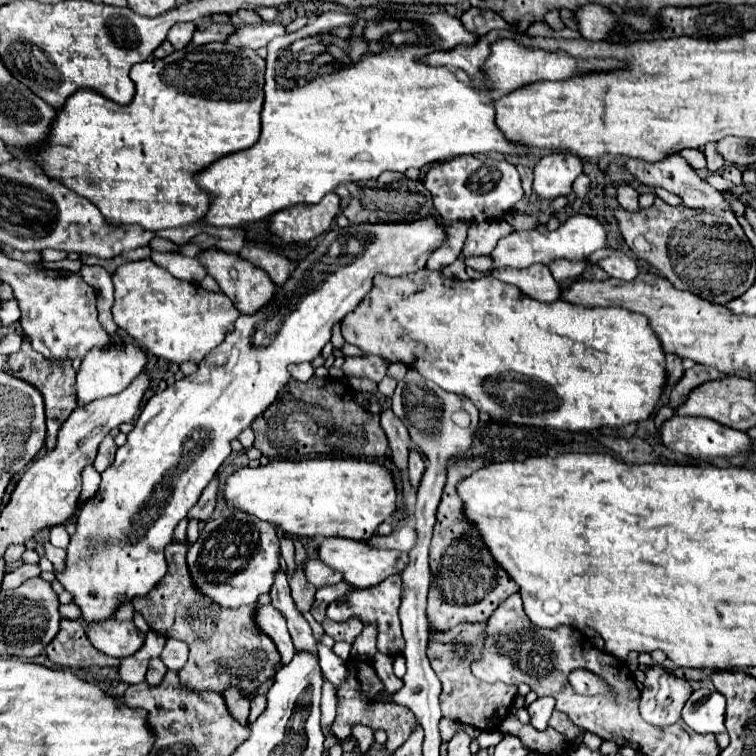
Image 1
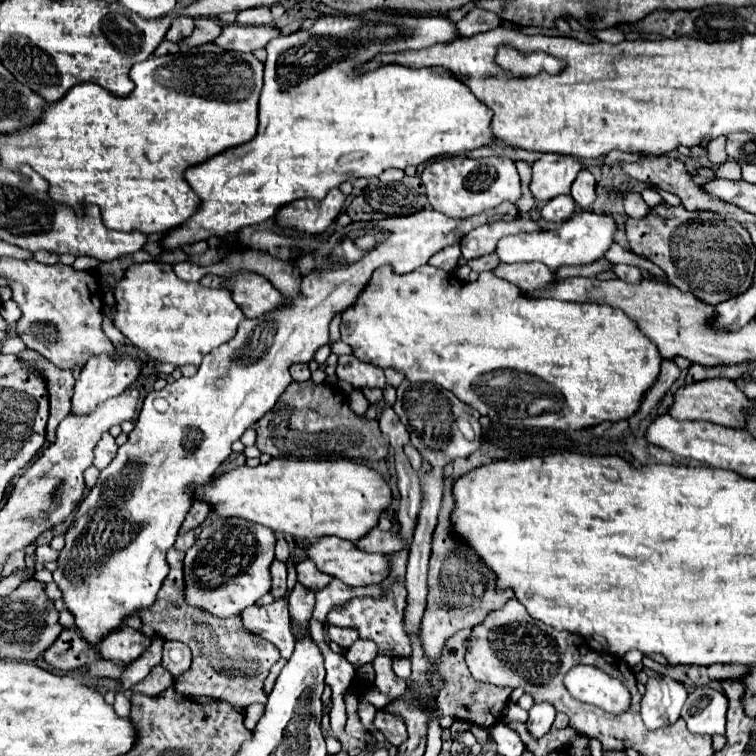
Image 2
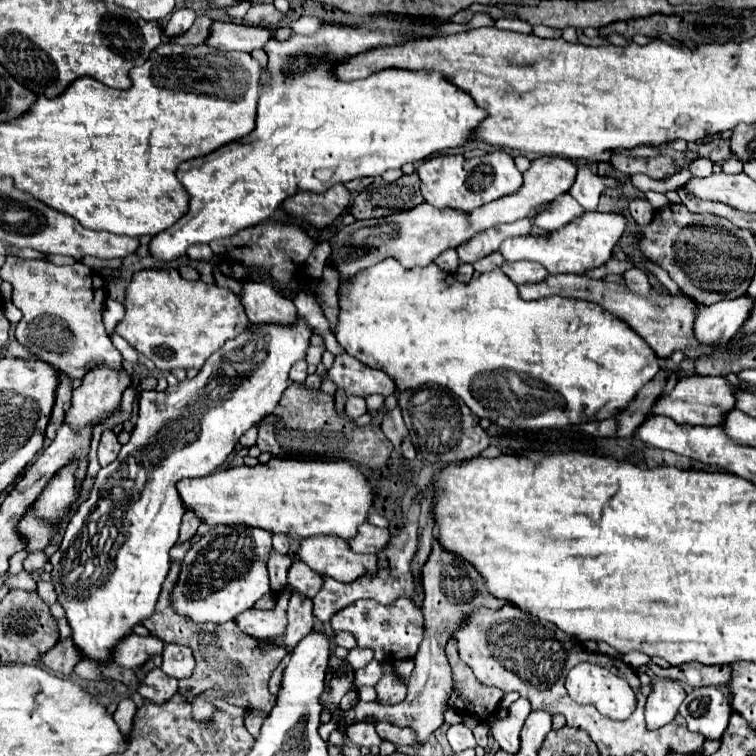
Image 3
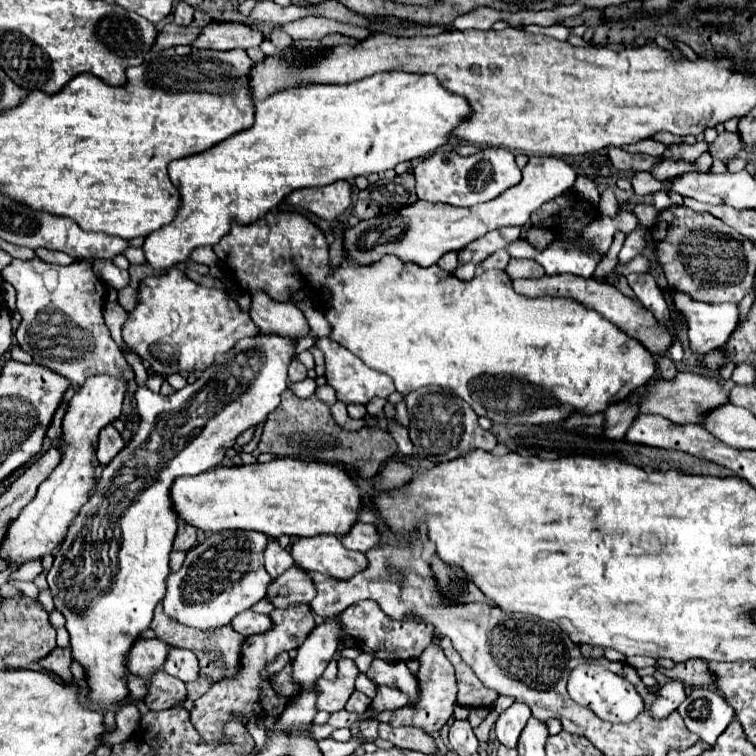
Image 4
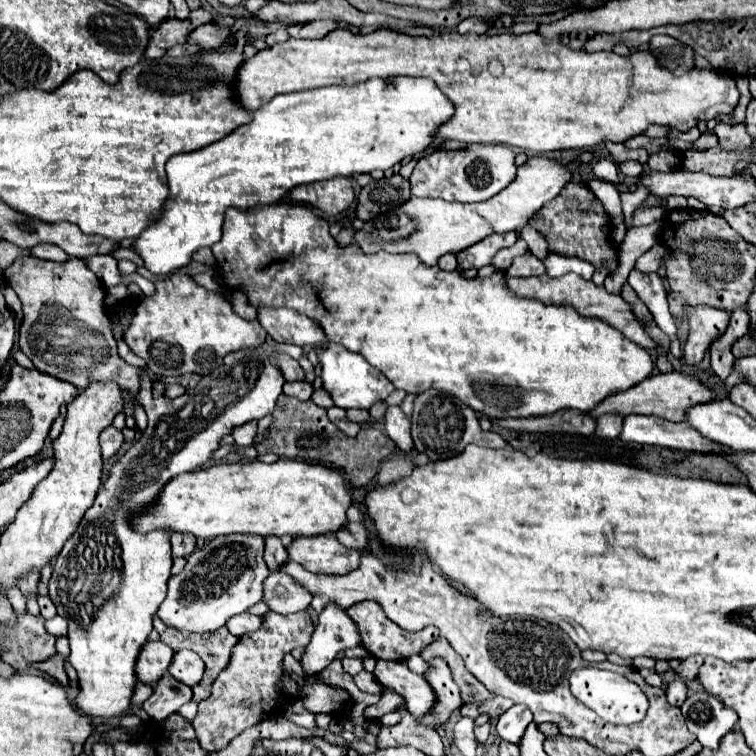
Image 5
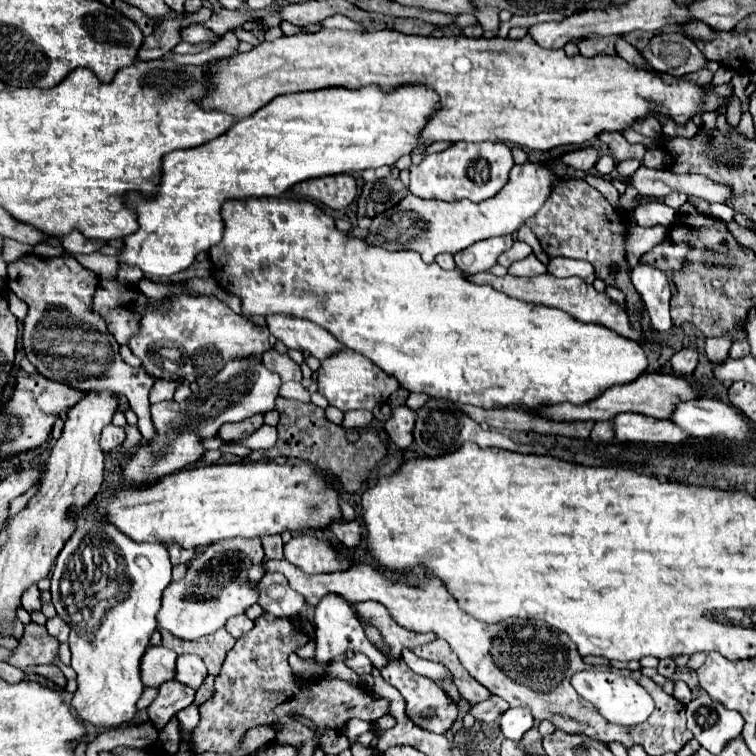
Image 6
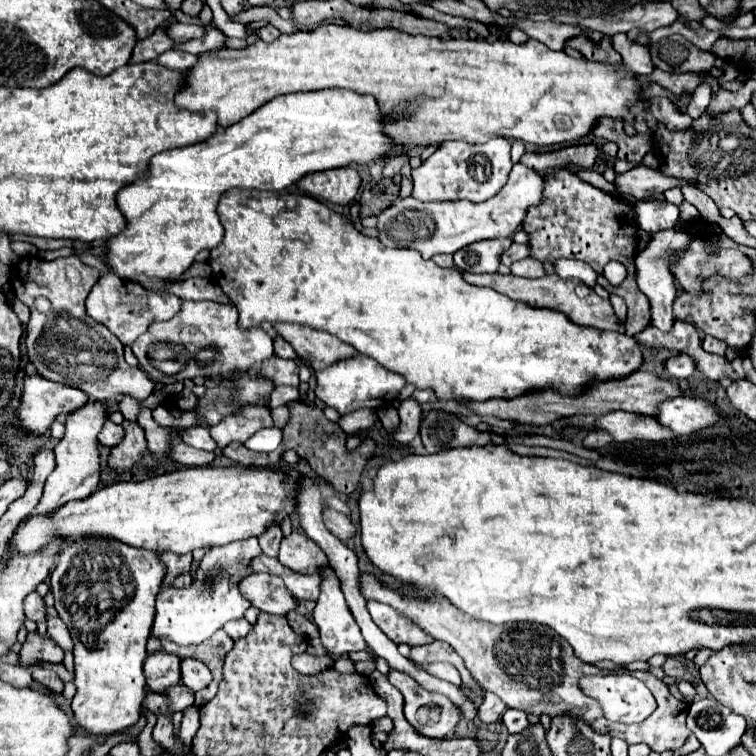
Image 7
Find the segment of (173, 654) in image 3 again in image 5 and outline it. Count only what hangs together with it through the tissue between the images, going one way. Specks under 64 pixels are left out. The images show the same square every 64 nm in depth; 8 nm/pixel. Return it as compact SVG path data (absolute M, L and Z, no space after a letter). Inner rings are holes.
M182 650L174 654L174 660L168 670L176 680L184 682L186 686L196 686L204 676L204 662L192 650Z

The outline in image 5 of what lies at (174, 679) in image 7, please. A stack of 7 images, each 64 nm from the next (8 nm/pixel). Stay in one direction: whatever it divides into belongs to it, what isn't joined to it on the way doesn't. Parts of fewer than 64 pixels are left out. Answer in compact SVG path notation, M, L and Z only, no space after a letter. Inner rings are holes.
M148 642L144 652L140 652L140 660L136 662L136 676L140 682L154 686L170 668L174 650L162 642Z

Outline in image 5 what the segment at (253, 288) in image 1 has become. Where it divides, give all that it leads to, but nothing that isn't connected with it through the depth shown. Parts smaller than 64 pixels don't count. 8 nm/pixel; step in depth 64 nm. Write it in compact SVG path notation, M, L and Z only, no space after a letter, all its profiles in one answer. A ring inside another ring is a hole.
M260 308L258 320L276 342L296 346L316 346L326 340L326 334L308 316L286 308Z

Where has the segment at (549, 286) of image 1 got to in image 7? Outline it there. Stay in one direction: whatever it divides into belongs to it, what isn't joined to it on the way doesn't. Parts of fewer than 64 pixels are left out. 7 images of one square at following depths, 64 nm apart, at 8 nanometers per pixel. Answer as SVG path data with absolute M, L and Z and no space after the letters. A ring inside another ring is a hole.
M524 258L524 260L516 262L516 264L512 264L510 270L512 270L514 276L524 276L524 278L544 276L544 266L540 262L536 262L536 260L532 260L532 258Z

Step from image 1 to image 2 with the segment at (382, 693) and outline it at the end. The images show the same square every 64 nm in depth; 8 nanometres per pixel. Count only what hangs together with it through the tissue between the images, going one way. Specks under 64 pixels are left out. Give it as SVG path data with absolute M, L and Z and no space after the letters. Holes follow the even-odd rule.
M376 714L374 726L378 728L378 732L386 736L390 744L400 746L402 742L406 742L406 724L400 718L388 716L388 714Z

